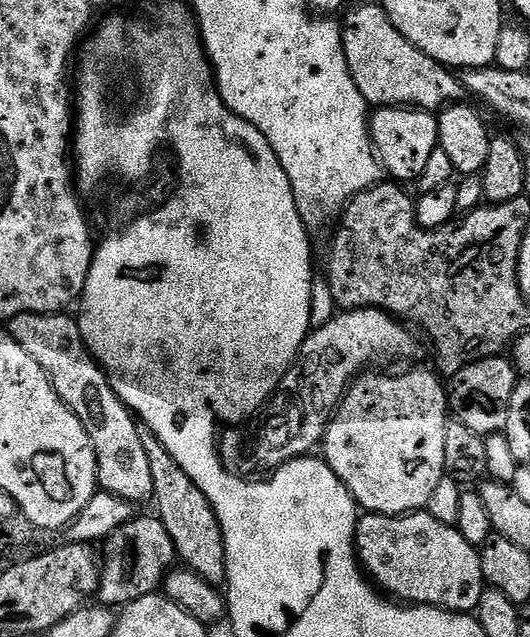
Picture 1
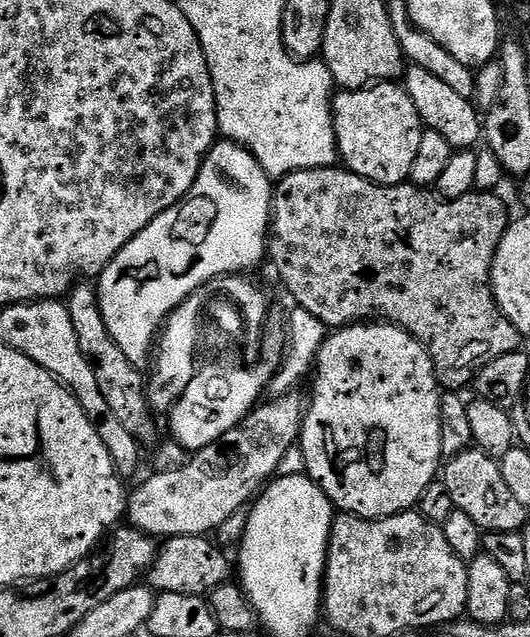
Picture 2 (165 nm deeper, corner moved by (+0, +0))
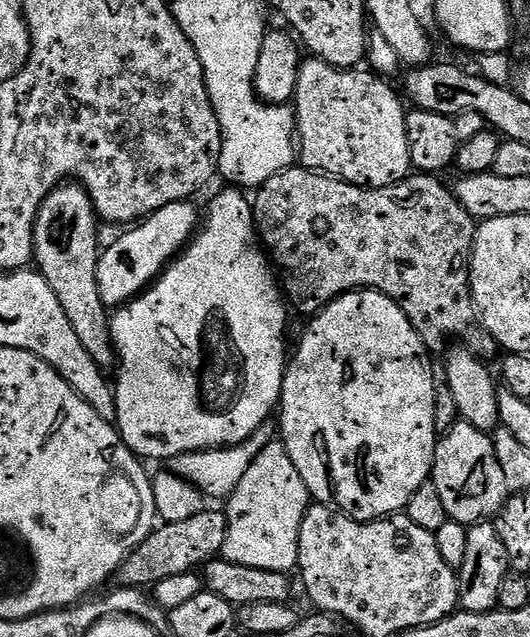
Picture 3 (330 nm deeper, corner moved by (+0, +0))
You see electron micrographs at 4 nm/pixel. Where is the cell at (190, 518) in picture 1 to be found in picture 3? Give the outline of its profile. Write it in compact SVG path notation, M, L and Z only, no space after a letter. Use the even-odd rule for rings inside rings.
M79 182L61 183L53 188L38 210L32 250L35 271L46 278L46 286L54 290L62 310L66 310L66 318L70 318L70 326L74 326L74 334L78 334L78 342L82 342L86 354L90 354L100 368L108 370L117 363L117 359L116 347L112 345L110 308L102 302L102 294L98 290L102 243L96 233L96 224L96 209L92 207L84 185Z

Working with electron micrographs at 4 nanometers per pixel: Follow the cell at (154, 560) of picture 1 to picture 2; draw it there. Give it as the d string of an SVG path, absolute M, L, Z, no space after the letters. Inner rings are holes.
M170 536L159 545L156 561L146 577L147 583L157 593L173 592L187 596L207 597L215 588L229 583L234 564L228 561L229 554L217 546L208 536Z

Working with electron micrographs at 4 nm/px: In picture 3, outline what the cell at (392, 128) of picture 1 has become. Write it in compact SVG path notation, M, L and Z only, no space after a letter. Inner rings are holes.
M308 58L301 63L298 74L298 86L294 97L294 111L296 113L296 135L298 137L298 160L303 167L311 168L313 172L322 172L326 176L335 176L338 180L345 180L348 184L357 184L360 188L385 188L397 184L400 180L407 180L413 171L410 158L410 142L406 142L406 107L401 93L391 88L385 77L376 75L371 70L345 70L335 68L324 60Z

